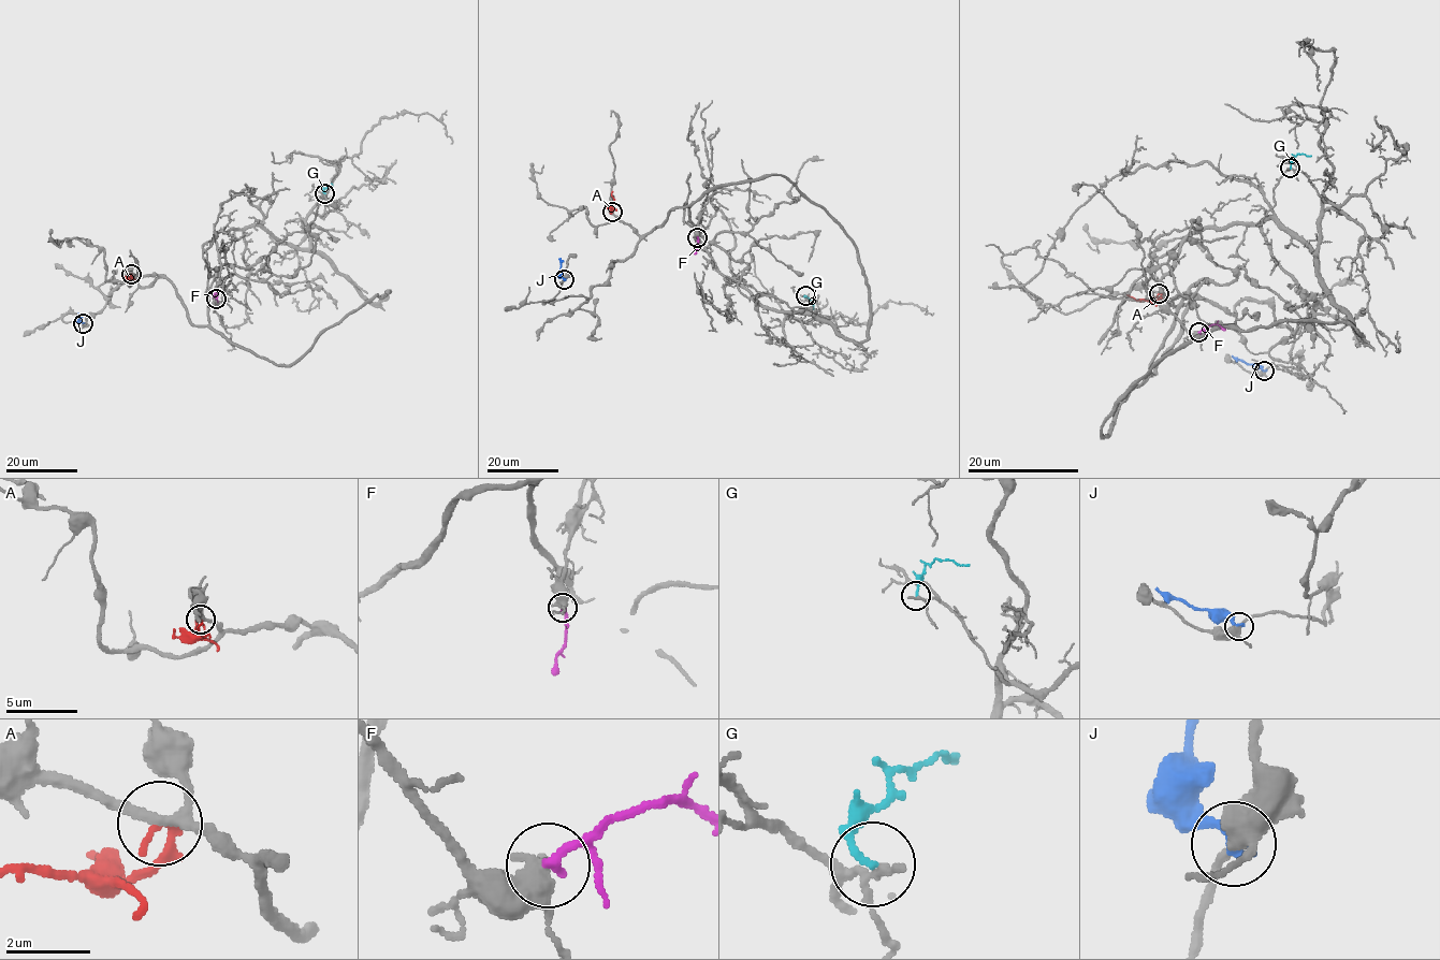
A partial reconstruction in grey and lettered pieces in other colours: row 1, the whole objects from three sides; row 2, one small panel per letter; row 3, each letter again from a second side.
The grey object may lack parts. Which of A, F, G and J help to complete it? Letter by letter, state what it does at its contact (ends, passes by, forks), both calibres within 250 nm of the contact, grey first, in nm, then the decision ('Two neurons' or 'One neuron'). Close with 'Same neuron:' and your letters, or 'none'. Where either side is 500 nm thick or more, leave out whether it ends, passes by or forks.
A: It ends there. Thickness 240 nm (grey) against 240 nm. Two neurons
F: It ends there. Thickness 420 nm (grey) against 240 nm. Two neurons
G: It ends there. Thickness 160 nm (grey) against 160 nm. Two neurons
J: It ends there. Thickness 400 nm (grey) against 260 nm. Two neurons
Same neuron: none

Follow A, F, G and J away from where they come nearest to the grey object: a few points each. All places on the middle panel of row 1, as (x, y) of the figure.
A: (612, 212), (612, 191)
F: (697, 237), (695, 255)
G: (805, 295), (813, 308)
J: (564, 279), (560, 258)

